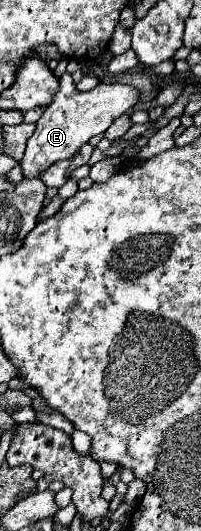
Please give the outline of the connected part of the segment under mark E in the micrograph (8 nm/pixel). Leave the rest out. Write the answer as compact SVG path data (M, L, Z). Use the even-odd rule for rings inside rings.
M64 72L60 76L60 90L54 96L54 102L48 108L44 108L44 114L36 122L36 132L26 142L26 152L20 162L24 176L34 178L42 172L42 168L48 168L58 160L72 158L82 144L86 144L92 136L104 134L110 128L110 124L118 116L128 112L136 102L140 102L140 92L134 86L100 82L93 90L78 92L70 74Z

